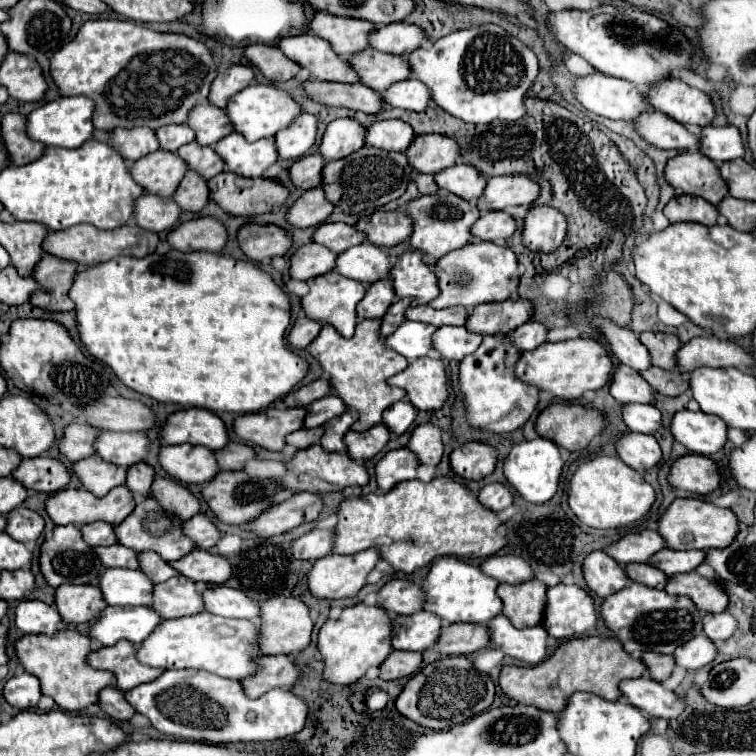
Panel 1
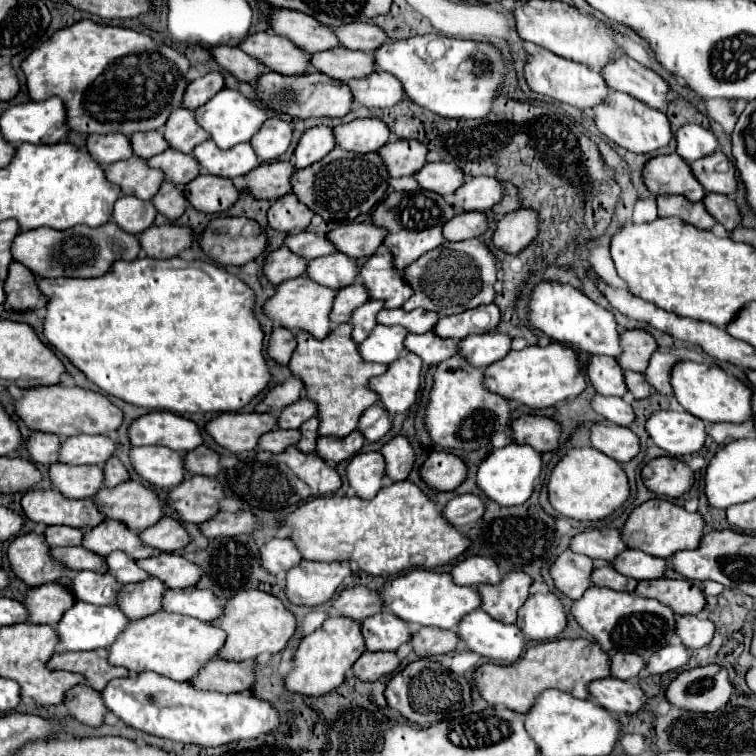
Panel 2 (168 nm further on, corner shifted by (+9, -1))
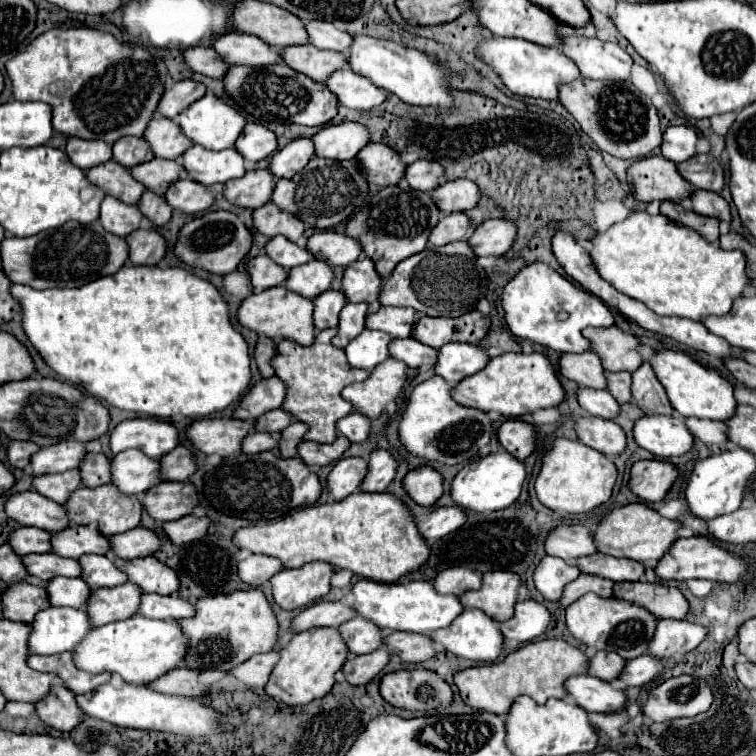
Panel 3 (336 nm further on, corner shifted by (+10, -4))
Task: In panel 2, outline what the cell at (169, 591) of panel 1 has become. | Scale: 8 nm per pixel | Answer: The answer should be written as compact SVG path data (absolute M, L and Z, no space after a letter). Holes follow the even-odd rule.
M148 578L138 584L126 584L118 592L116 606L130 618L138 620L162 610L162 594L166 586L158 578Z

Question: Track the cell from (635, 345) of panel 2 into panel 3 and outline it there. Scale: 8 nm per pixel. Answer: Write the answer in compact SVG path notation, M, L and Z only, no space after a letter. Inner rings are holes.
M619 327L609 329L585 329L593 351L601 357L607 371L629 371L633 373L643 357L639 353L639 339L631 333L623 333Z

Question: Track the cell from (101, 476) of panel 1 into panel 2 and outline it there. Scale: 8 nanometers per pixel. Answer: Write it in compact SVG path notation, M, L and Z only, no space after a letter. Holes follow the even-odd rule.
M52 464L48 470L52 486L66 498L90 498L102 488L100 466Z

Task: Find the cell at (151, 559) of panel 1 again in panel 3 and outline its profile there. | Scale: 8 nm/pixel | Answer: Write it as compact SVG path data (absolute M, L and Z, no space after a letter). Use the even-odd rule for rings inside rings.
M89 555L81 557L81 567L85 569L85 577L81 577L85 583L91 585L91 589L99 587L117 587L127 583L127 575L115 567L115 563L105 555Z

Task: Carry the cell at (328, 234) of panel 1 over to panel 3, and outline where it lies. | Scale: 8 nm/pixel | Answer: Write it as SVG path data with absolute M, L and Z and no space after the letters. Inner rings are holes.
M283 235L273 237L273 239L267 243L265 253L267 253L275 263L279 263L281 267L287 267L287 269L297 267L297 265L303 265L303 263L315 259L315 255L309 253L307 247L303 247L301 243L293 243L293 241L289 241L287 237L283 237Z

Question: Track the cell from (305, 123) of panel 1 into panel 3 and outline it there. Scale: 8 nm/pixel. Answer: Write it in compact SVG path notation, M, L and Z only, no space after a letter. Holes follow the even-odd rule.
M247 123L235 149L251 163L271 157L277 151L277 135L261 123Z

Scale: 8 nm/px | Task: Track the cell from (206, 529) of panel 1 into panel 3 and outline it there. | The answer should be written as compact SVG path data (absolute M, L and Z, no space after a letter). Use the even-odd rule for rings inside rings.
M137 527L131 531L125 531L121 535L109 537L113 545L113 555L121 559L137 559L137 557L147 557L153 555L155 551L161 549L161 535L147 529L147 527Z

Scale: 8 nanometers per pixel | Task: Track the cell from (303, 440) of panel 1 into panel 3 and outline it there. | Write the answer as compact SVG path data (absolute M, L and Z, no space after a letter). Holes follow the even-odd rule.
M251 433L243 441L243 451L245 453L261 453L261 451L271 451L277 447L281 439L281 433Z

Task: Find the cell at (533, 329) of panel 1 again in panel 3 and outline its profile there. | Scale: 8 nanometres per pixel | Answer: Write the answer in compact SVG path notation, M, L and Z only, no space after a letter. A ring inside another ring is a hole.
M449 343L439 349L439 361L435 373L447 381L459 383L469 375L475 375L489 363L489 355L479 345L469 343Z

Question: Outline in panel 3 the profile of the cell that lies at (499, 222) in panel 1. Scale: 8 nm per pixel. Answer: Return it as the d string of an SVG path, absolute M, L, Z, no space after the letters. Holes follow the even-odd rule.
M449 213L433 229L429 243L431 245L447 245L453 241L461 241L469 233L469 227L471 227L471 221L465 213Z

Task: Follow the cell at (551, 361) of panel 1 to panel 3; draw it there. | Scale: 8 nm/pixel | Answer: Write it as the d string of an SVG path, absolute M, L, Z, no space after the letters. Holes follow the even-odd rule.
M505 353L493 357L481 373L467 377L455 387L453 397L463 405L473 405L481 411L499 411L505 417L521 417L537 409L555 407L565 401L565 389L557 377L557 371L545 353Z

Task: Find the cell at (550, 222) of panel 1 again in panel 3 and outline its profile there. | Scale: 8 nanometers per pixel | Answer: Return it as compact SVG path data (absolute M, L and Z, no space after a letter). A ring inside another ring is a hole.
M489 219L481 223L469 239L475 255L505 255L517 237L517 225L509 219Z

